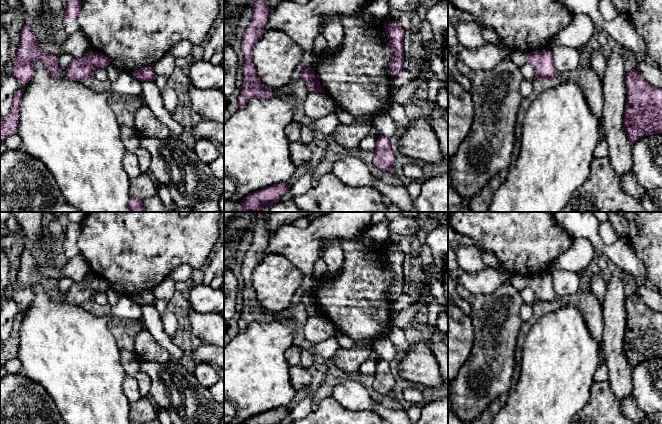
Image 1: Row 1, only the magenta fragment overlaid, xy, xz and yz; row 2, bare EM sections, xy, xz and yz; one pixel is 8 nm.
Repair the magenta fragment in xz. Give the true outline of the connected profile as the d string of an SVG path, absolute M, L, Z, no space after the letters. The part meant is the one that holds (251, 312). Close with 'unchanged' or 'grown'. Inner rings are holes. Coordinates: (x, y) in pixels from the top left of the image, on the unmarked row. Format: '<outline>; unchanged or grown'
M259 223L253 230L253 241L246 252L241 266L244 279L243 308L238 320L238 329L244 331L252 322L269 323L274 317L268 314L268 310L261 307L252 285L252 273L255 267L263 260L264 249L269 241L270 232L265 223Z; unchanged

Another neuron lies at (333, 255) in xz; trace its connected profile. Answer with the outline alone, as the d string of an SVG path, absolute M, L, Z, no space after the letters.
M329 242L321 255L327 264L325 277L330 278L340 272L344 261L344 254L338 242Z

